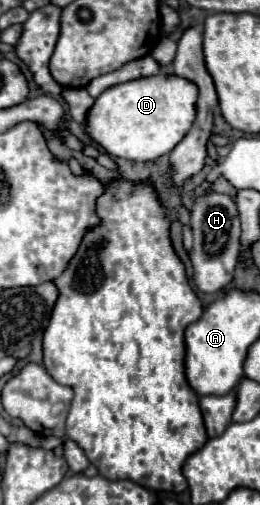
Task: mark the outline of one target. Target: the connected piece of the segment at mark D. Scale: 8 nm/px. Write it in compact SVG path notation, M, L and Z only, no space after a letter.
M155 75L127 81L103 91L91 105L85 131L93 143L103 147L109 155L133 161L157 159L185 137L195 121L197 87L177 75Z

